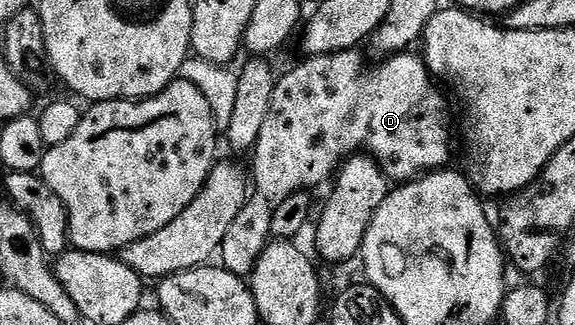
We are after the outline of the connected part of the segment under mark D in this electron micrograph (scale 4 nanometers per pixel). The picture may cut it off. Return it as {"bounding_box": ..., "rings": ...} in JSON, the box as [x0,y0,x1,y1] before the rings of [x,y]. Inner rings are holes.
{"bounding_box":[220,49,450,275],"rings":[[[345,49],[319,57],[307,56],[302,59],[306,61],[275,80],[272,107],[268,107],[260,139],[256,139],[252,150],[252,188],[244,207],[240,207],[240,215],[236,215],[232,227],[228,227],[228,235],[224,235],[220,250],[221,264],[231,273],[249,275],[254,272],[254,265],[272,240],[272,215],[276,215],[276,207],[280,207],[288,195],[314,191],[317,185],[324,184],[326,180],[329,182],[349,157],[365,151],[377,161],[382,174],[391,183],[413,181],[449,166],[446,164],[450,161],[450,113],[435,78],[426,68],[425,60],[414,51],[396,53],[379,60],[382,62],[375,69],[365,73],[360,54],[358,49]]]}

